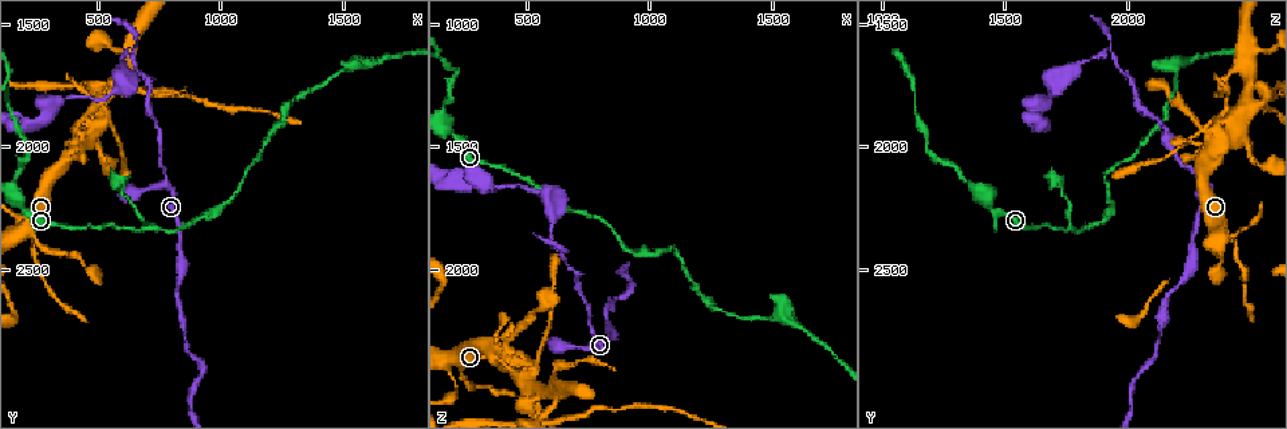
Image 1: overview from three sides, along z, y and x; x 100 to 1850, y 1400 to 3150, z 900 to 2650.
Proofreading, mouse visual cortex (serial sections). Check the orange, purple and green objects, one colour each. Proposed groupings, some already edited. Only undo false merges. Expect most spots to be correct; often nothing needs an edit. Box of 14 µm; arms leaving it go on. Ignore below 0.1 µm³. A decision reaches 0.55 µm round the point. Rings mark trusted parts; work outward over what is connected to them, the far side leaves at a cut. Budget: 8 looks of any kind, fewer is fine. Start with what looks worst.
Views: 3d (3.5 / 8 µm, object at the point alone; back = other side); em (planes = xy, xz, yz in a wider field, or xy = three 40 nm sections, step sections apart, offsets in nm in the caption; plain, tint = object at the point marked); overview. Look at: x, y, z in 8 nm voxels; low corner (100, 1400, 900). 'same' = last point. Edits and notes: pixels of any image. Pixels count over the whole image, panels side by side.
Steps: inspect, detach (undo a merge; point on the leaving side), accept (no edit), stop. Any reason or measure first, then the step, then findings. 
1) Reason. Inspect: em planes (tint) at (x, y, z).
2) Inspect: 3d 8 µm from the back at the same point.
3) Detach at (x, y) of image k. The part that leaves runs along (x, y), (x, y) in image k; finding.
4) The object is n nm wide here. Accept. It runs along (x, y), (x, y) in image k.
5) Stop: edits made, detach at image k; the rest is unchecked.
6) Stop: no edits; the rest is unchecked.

Sharp bend. Inspect: em xy step 3 (tint) at (540, 1900, 2350).

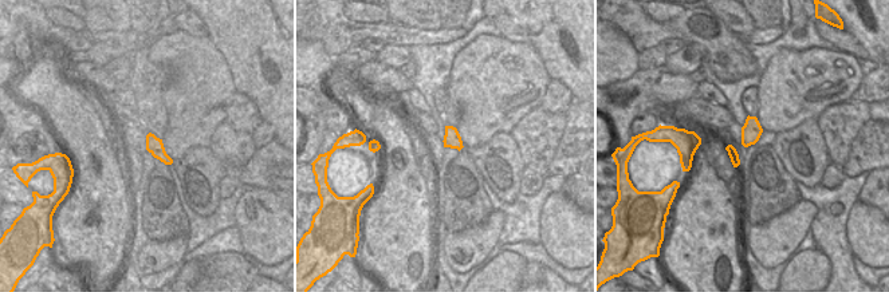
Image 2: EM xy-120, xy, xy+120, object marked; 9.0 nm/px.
Inspect: 3d 3.5 µm at the same point.

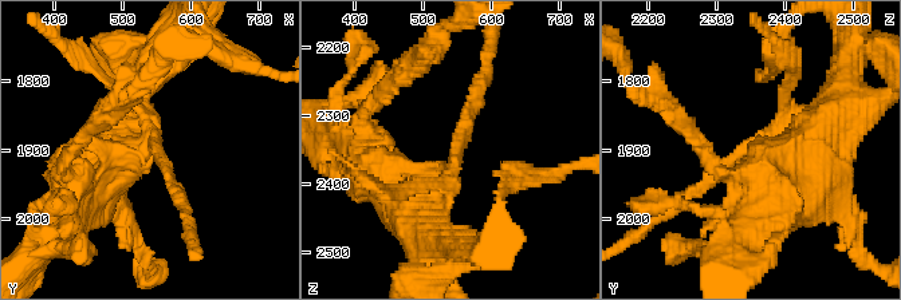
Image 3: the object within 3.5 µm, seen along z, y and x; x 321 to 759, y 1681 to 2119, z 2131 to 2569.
The arms are 150, 250 nm wide. Detach at (479, 103) of image 3. The part that leaves runs along (463, 127), (492, 35) in image 3; two cells meet here.

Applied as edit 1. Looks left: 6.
Redraw. Inspect: overview.

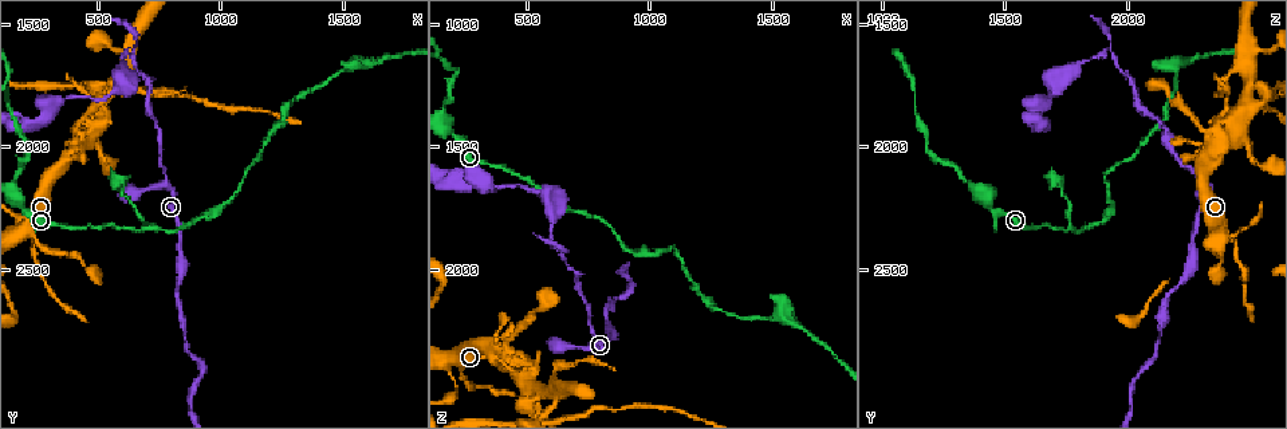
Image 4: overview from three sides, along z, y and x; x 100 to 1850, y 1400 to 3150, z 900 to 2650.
Sharp bend. Inspect: 3d 3.5 µm at (690, 2330, 1750).

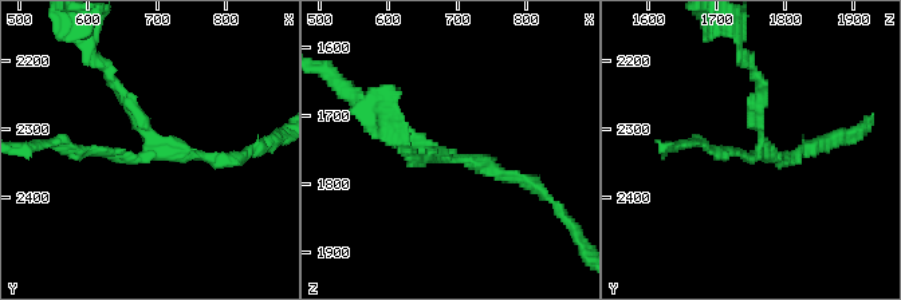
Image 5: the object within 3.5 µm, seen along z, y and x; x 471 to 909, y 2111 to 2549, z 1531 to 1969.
Now the EM. Inspect: em planes (tint) at (675, 2340, 1755).

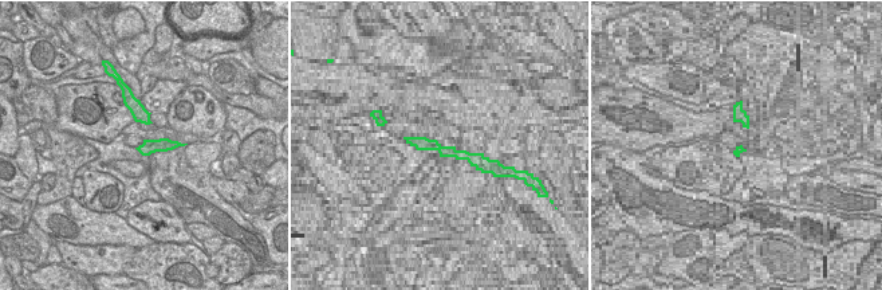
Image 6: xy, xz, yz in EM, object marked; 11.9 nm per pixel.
Accept. It runs along (373, 107), (417, 145), (524, 178) in image 5; all the same cell.

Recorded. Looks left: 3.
A narrow waist. Inspect: 3d 3.5 µm at (620, 1590, 1920).

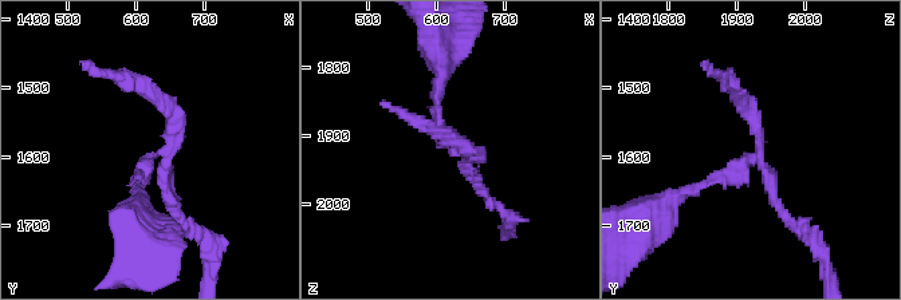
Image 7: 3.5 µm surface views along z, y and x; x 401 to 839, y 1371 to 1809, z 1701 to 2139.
Inspect: em xy step 2 (tint) at (625, 1600, 1925).

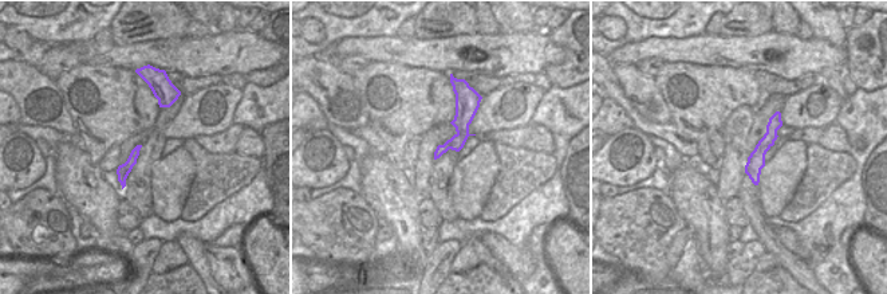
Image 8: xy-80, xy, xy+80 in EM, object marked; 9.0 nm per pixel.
Inspect: em xy step 5 (tint) at the same point.

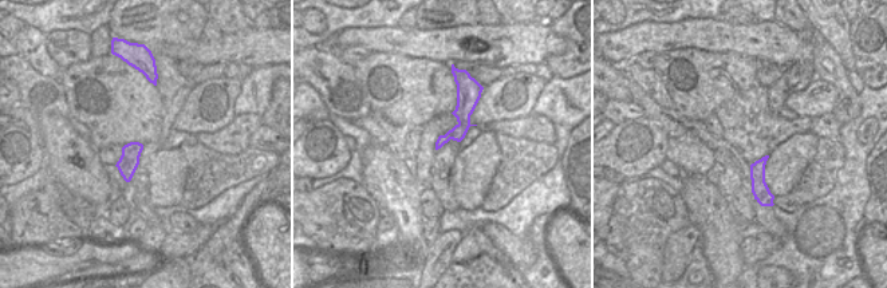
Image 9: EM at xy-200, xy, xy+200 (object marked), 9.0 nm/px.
Detach at (723, 173) of image 7. A border runs along (450, 130), (452, 138) in image 9; a second cell is stuck on.

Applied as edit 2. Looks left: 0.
Stop: edits made, detach at image 3, detach at image 7; the rest is unchecked.

